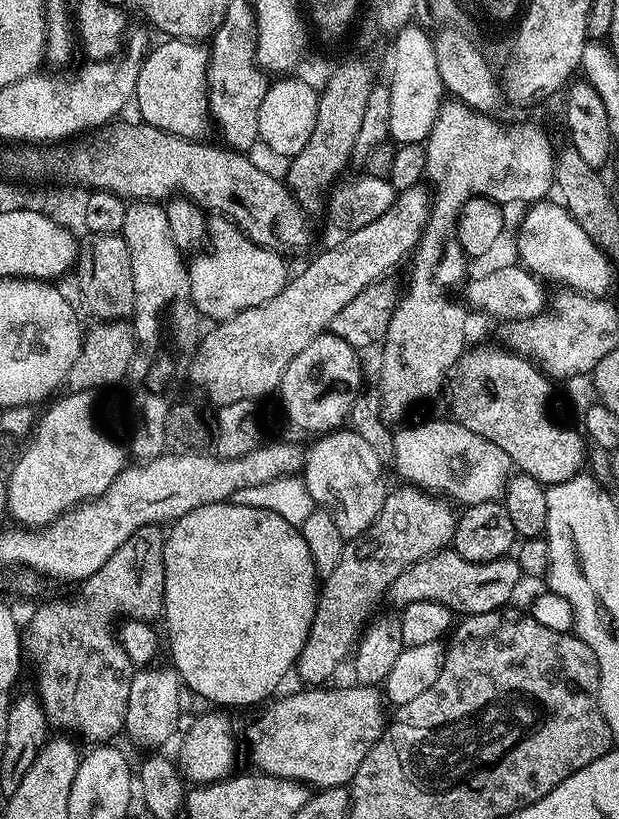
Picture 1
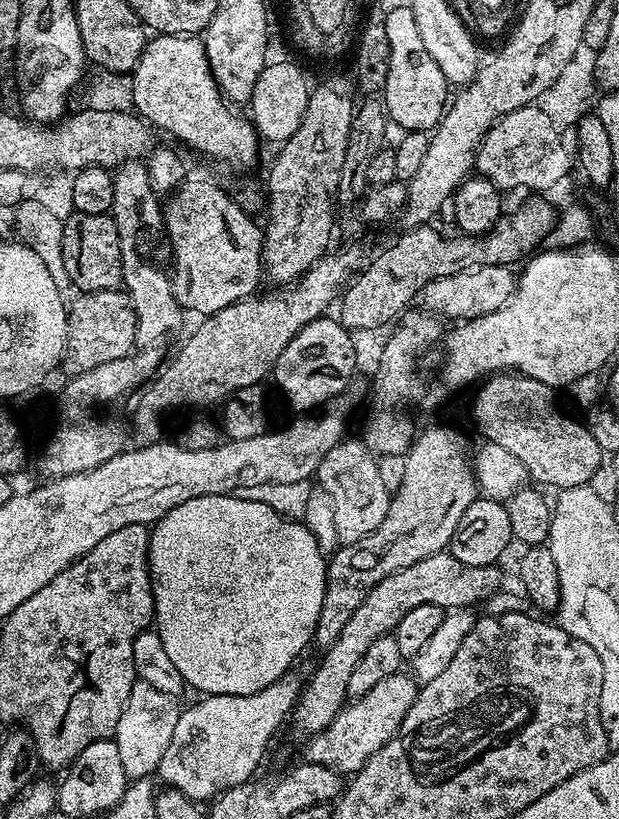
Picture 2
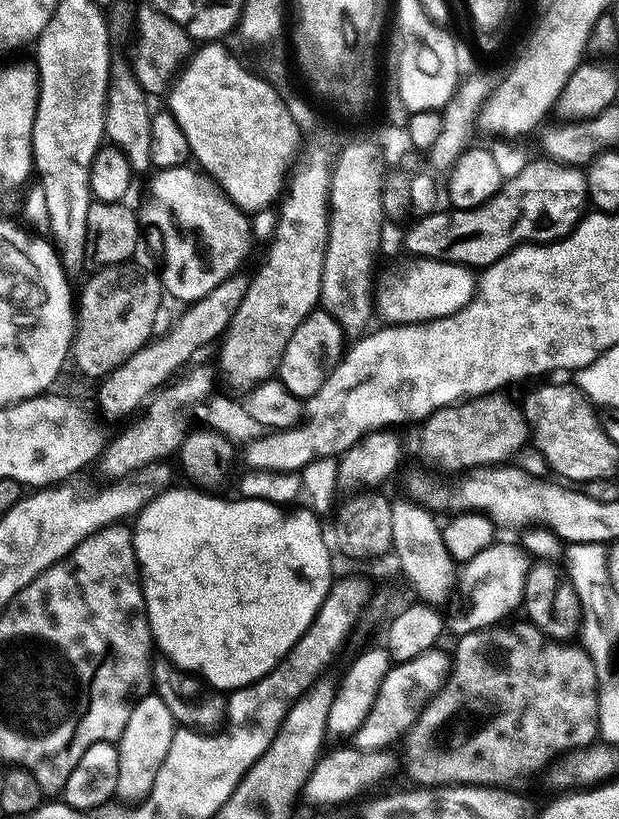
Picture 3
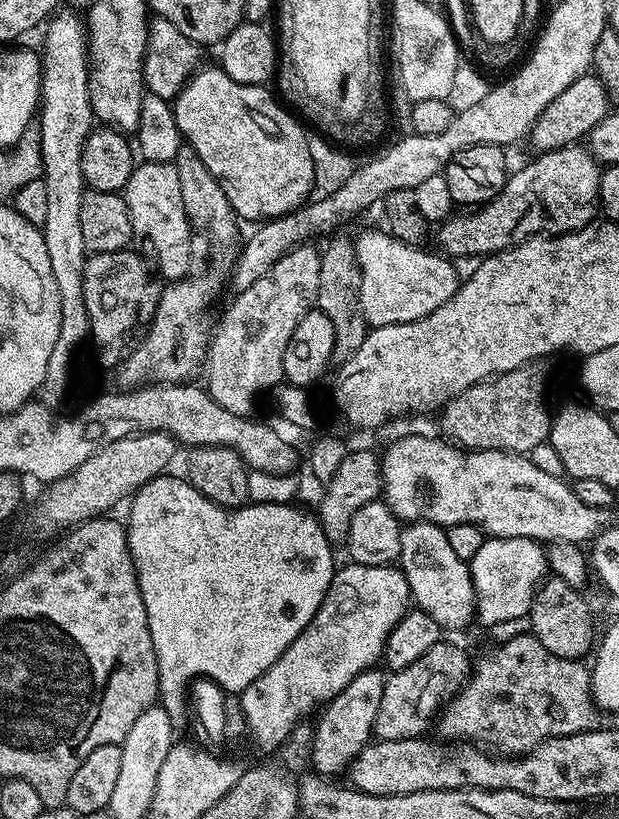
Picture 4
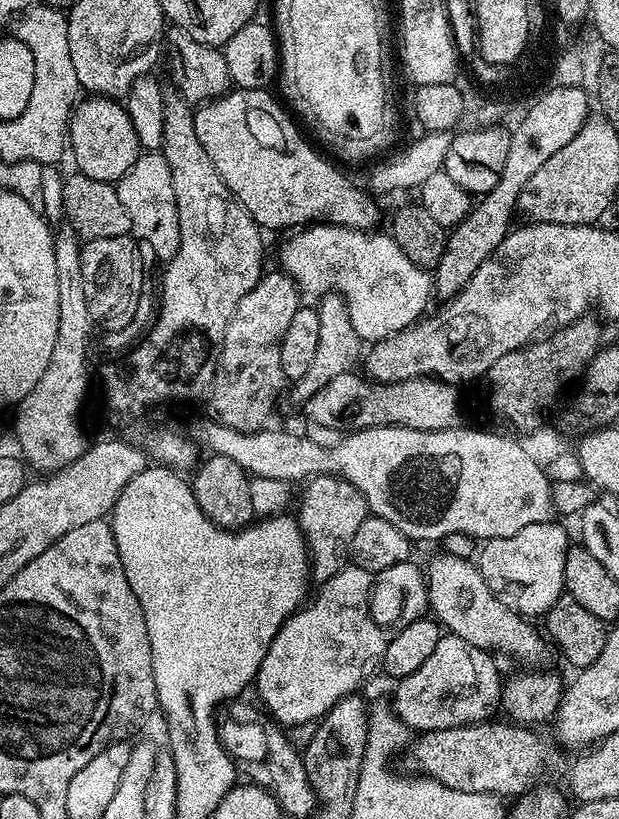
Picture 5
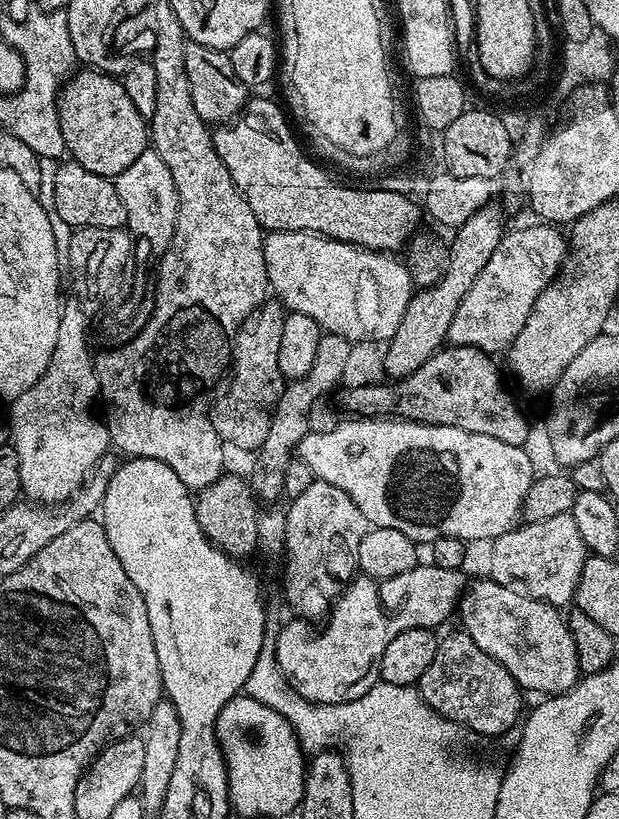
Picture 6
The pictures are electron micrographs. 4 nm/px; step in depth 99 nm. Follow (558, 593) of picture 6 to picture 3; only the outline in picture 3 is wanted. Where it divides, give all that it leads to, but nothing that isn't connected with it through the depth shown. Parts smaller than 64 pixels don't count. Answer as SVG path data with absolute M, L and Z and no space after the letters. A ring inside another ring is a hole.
M494 543L486 550L482 550L482 554L467 561L468 605L453 620L450 620L450 632L453 632L453 637L459 638L471 632L477 632L480 628L499 625L509 619L507 616L515 608L517 611L523 605L530 557L523 548L515 543L512 544Z

